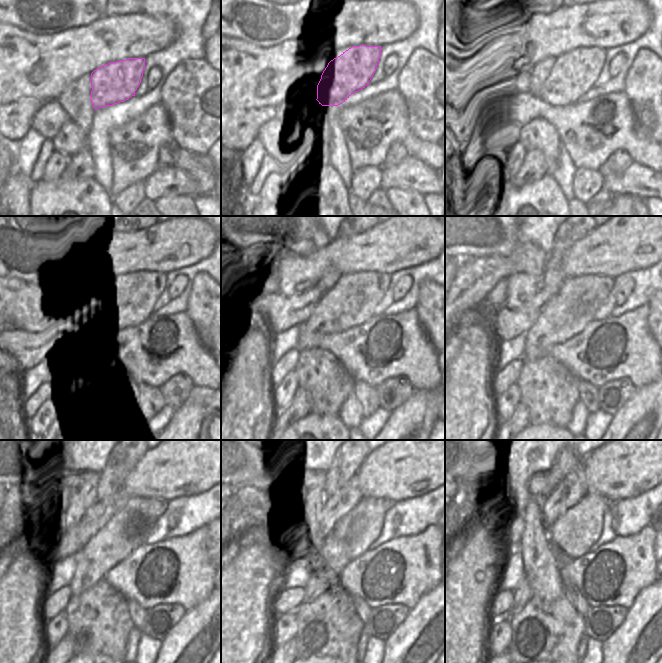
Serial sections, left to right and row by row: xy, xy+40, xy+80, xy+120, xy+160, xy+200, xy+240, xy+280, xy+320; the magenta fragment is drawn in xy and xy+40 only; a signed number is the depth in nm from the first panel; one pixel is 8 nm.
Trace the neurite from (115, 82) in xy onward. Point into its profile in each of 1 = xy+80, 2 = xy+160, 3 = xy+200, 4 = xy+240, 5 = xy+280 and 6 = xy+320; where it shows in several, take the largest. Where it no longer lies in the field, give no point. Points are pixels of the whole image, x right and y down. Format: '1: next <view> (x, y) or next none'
1: next xy+80 (574, 73)
2: next xy+160 (351, 302)
3: next xy+200 (574, 305)
4: next xy+240 (125, 532)
5: next xy+280 (333, 553)
6: next xy+320 (522, 595)

